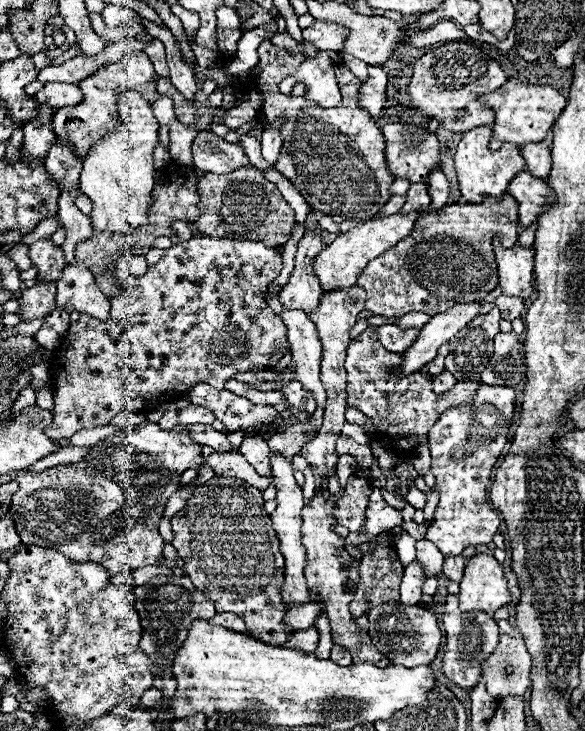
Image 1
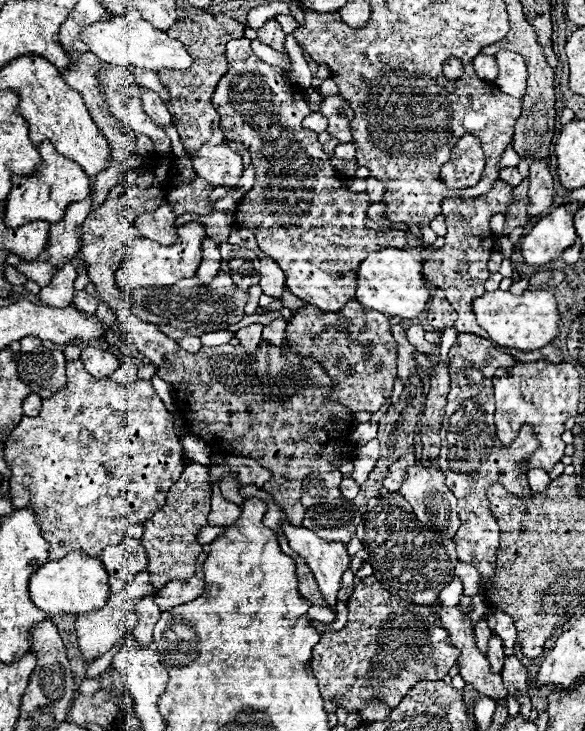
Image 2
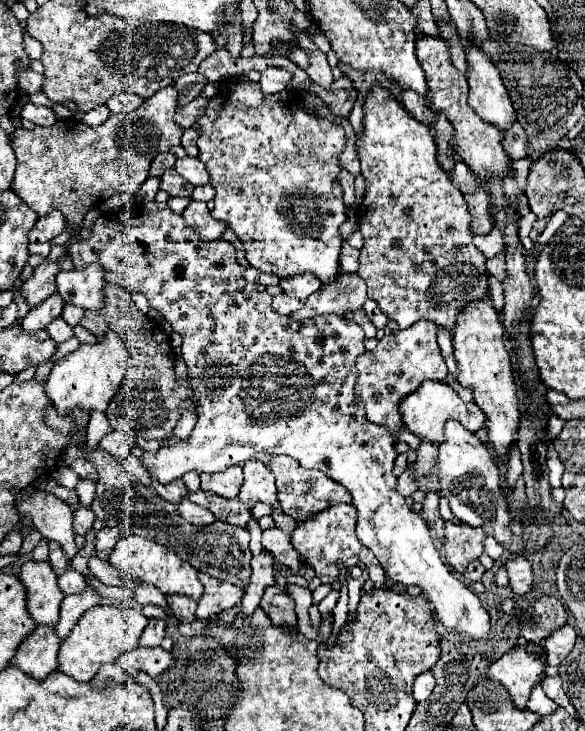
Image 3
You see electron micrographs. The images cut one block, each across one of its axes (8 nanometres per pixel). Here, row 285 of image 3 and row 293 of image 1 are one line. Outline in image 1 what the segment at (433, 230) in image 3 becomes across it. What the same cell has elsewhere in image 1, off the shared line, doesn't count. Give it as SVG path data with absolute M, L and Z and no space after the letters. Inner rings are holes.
M504 194L500 200L498 198L484 198L480 204L448 204L436 212L430 212L430 214L424 214L416 220L414 228L412 228L412 234L404 240L400 240L394 248L390 248L388 252L384 252L380 258L372 260L364 270L362 274L358 276L358 286L362 286L366 290L366 310L372 312L372 316L384 316L384 318L402 318L404 314L408 312L426 312L430 316L436 316L440 312L444 312L444 308L450 308L452 304L468 304L468 302L480 302L488 292L492 292L496 286L498 286L498 276L496 276L496 260L494 260L494 252L492 252L492 238L500 238L502 246L506 248L512 248L516 244L516 238L518 238L518 204L516 200L512 200L512 196Z

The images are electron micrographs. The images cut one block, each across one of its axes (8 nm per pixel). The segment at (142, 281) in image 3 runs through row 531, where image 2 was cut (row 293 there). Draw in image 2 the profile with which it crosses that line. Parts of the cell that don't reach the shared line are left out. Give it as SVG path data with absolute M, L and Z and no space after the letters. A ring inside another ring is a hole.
M384 248L380 252L372 252L364 262L360 262L356 300L364 310L376 310L386 316L416 318L420 312L424 312L430 298L430 290L422 274L422 262L424 260L416 252L408 250Z

